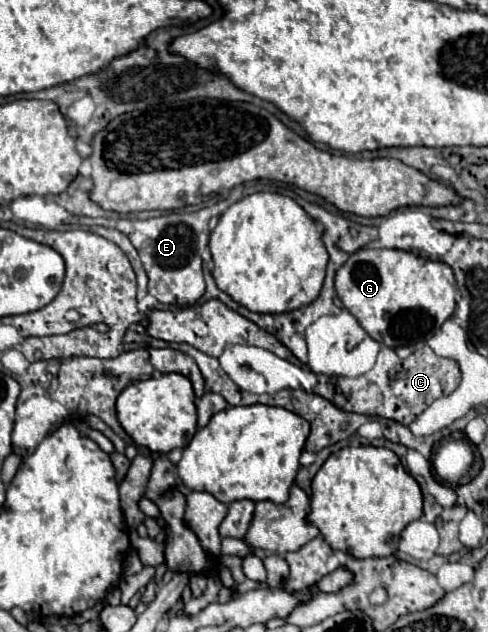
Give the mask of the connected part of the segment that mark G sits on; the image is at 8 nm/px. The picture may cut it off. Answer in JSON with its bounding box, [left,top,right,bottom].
[334,247,456,349]

